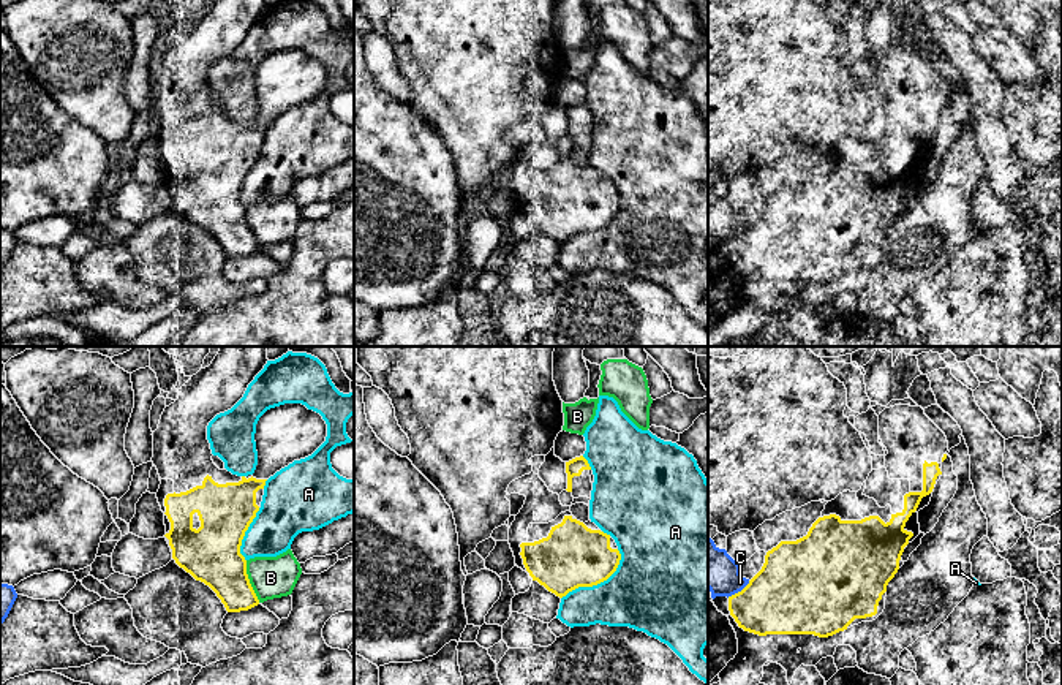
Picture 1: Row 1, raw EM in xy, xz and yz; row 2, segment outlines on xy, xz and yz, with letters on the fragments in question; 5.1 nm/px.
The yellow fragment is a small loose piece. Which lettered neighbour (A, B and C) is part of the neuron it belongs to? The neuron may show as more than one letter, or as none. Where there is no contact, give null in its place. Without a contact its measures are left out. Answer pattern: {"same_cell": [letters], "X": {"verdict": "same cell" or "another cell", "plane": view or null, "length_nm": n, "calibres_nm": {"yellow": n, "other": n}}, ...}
{"same_cell": [], "A": {"verdict": "another cell", "plane": "xz", "length_nm": 380, "calibres_nm": {"yellow": 320, "other": 380}}, "B": {"verdict": "another cell", "plane": "xy", "length_nm": 220, "calibres_nm": {"yellow": 300, "other": 220}}, "C": {"verdict": "another cell", "plane": "yz", "length_nm": 150, "calibres_nm": {"yellow": 380, "other": 220}}}

